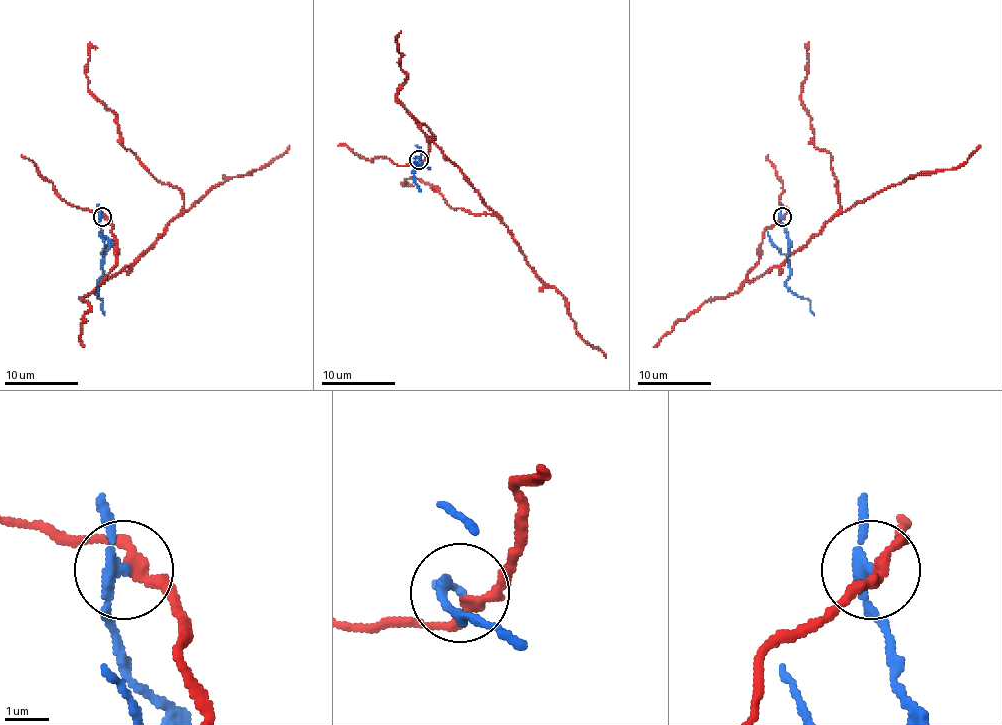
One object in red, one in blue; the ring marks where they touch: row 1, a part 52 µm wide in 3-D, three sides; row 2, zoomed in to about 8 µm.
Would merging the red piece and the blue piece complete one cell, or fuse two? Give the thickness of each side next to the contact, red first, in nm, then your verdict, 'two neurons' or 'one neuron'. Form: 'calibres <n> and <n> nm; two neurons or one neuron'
calibres 240 and 180 nm; two neurons

